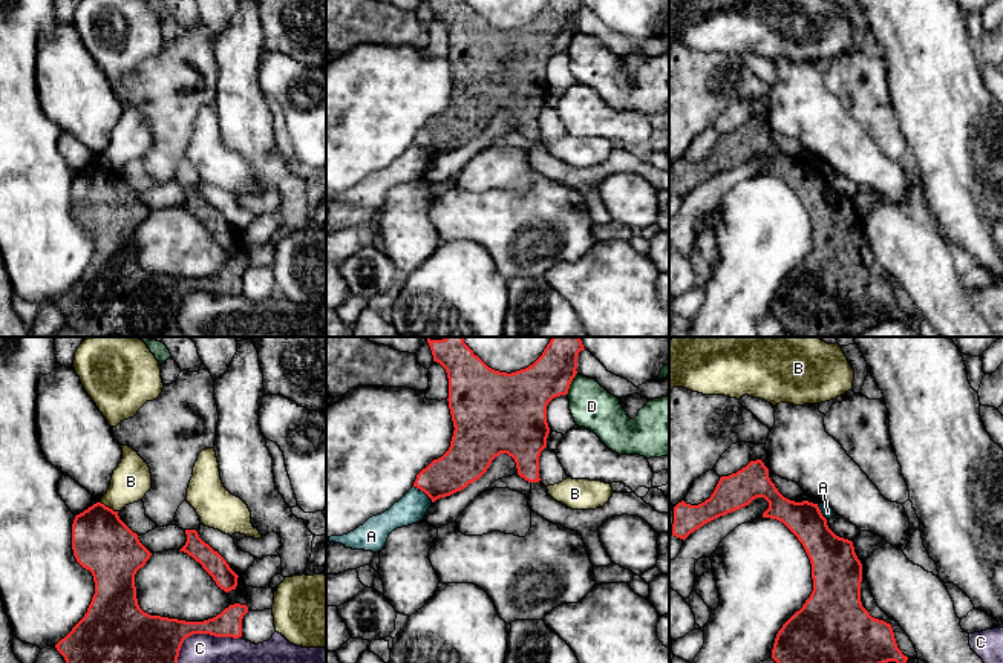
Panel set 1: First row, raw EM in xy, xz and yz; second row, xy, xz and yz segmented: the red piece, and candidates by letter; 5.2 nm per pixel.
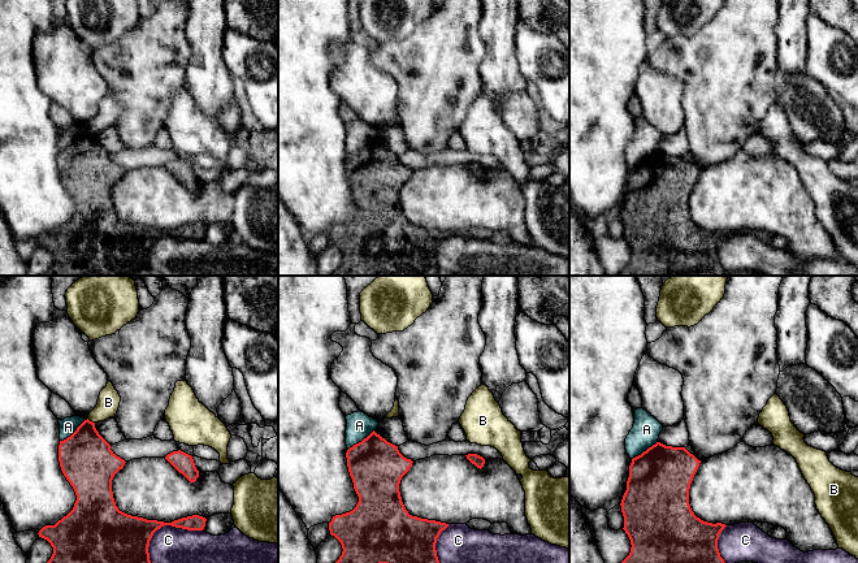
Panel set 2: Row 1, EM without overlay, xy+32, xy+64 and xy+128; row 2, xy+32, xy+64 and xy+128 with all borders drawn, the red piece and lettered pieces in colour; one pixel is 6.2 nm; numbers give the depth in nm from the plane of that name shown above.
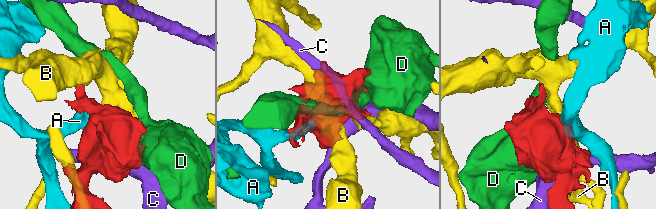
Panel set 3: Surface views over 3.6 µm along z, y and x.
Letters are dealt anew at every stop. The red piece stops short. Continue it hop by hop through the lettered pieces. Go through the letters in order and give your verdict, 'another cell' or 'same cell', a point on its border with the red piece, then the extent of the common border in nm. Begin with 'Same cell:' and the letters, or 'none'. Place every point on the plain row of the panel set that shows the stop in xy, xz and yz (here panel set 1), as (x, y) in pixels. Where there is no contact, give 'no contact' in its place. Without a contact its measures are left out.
Same cell: none
A: another cell; meets red in xz at (423, 147); contact 130 nm long
B: another cell; meets red in xy at (107, 164); contact 110 nm long
C: another cell; meets red in xy at (193, 290); contact 380 nm long
D: another cell; meets red in xz at (570, 40); contact 130 nm long

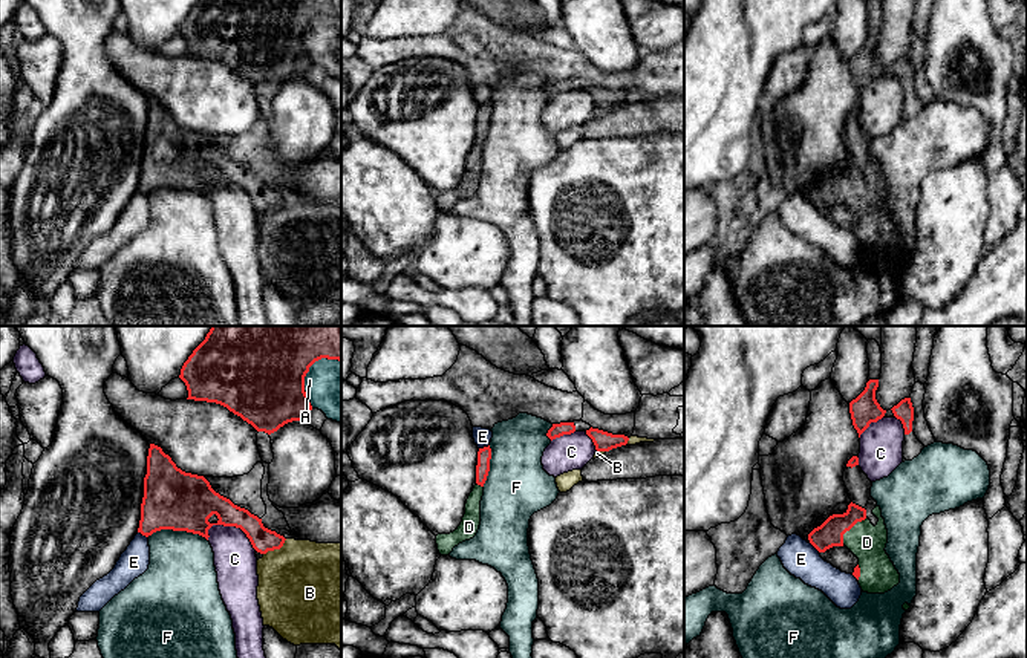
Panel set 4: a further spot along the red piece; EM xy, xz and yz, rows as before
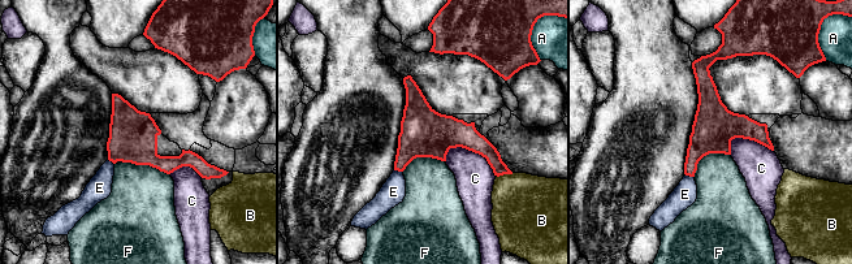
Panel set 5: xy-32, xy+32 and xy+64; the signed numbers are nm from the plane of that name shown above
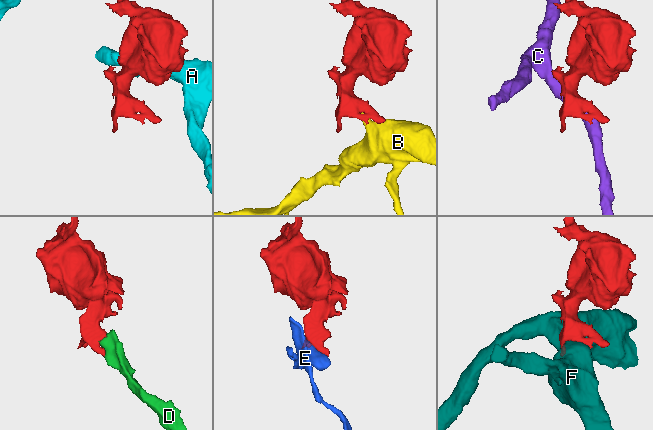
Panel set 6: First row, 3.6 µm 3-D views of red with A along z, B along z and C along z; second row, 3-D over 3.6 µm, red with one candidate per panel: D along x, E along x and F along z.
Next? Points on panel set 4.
Same cell: D
A: another cell; meets red in xy at (308, 28); contact 300 nm long
B: another cell; meets red in xy at (276, 205); contact 150 nm long
C: another cell; meets red in xy at (234, 182); contact 280 nm long
D: same cell; meets red in yz at (850, 185); contact 190 nm long
E: another cell; meets red in xy at (143, 192); contact 70 nm long
F: another cell; meets red in xy at (178, 187); contact 320 nm long

